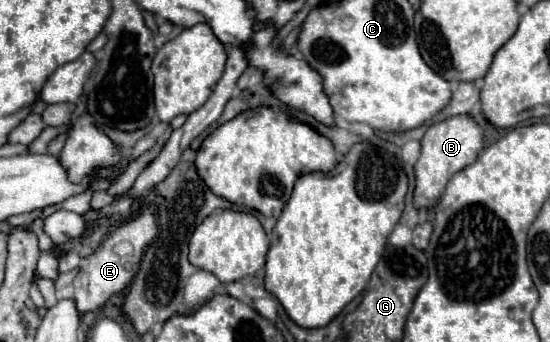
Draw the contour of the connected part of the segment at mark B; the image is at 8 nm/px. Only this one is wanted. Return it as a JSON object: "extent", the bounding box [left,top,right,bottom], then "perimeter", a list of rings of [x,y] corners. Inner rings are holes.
{"extent":[414,116,484,208],"perimeter":[[[454,116],[454,118],[448,118],[444,122],[430,126],[422,138],[422,154],[414,166],[414,178],[416,178],[414,206],[432,208],[442,196],[448,180],[456,172],[470,166],[478,158],[482,146],[484,146],[482,128],[470,116]]]}

